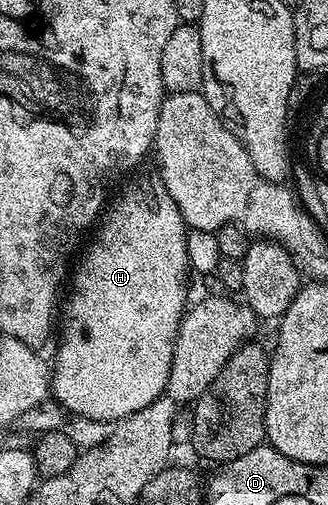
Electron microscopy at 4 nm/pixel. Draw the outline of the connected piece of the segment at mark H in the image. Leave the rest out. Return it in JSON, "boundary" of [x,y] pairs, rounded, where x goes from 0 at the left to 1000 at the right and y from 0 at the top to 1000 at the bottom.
{"boundary":[[[482,349],[405,362],[305,451],[229,543],[204,632],[192,638],[192,671],[149,741],[152,778],[207,822],[338,840],[442,808],[506,774],[534,667],[576,598],[570,463],[576,450]]]}

